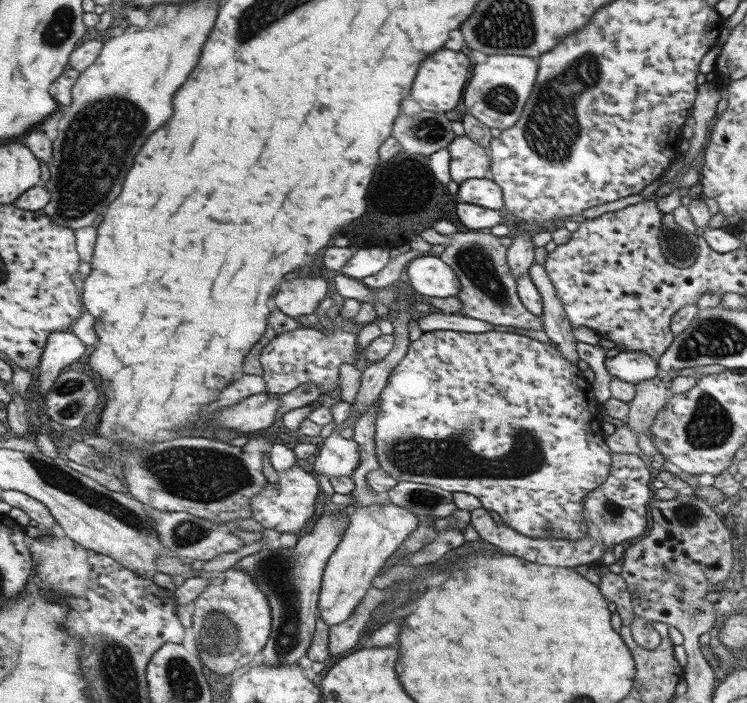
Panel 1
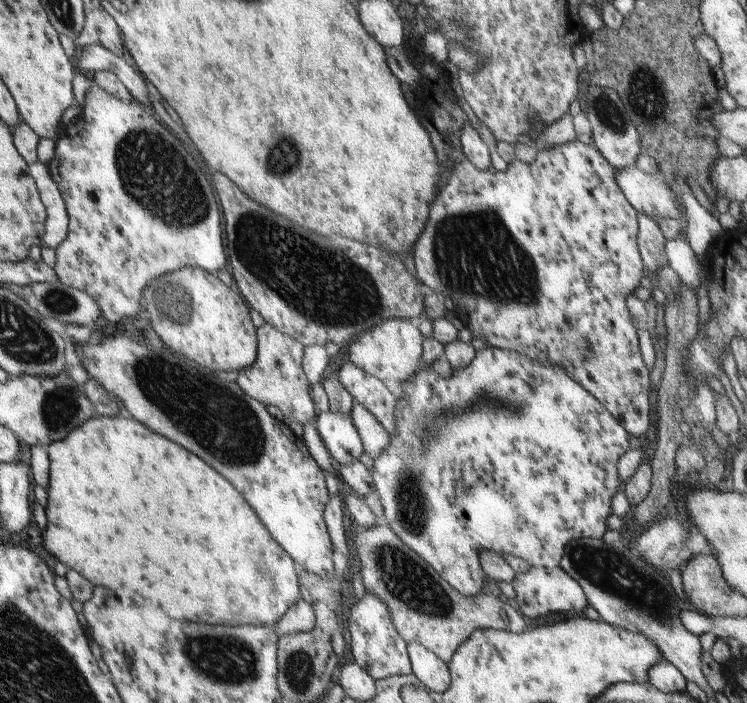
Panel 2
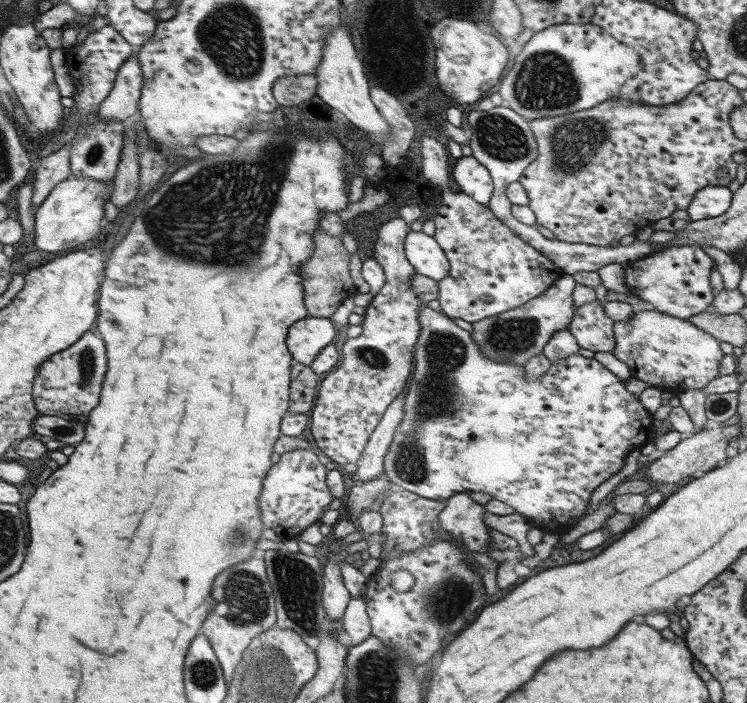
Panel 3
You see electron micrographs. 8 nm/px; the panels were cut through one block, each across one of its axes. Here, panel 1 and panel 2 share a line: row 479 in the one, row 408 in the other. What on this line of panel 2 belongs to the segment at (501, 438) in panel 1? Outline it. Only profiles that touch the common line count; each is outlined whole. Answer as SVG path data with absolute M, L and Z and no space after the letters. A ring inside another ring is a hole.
M485 347L474 352L471 362L465 368L454 370L447 380L440 378L429 368L418 368L413 378L405 380L401 386L401 393L395 398L395 434L388 433L389 444L375 460L367 460L367 468L373 486L383 508L384 522L395 532L395 536L403 541L413 552L418 553L431 568L438 572L443 580L450 584L463 596L475 596L481 592L483 586L482 565L478 557L481 550L491 550L498 555L509 554L522 558L529 567L555 568L561 558L563 546L569 546L569 540L579 534L587 534L594 539L601 539L607 530L607 516L611 514L611 496L619 486L616 464L623 452L627 452L627 432L622 424L591 396L587 389L581 388L577 382L567 376L561 366L547 362L540 362L528 356Z

